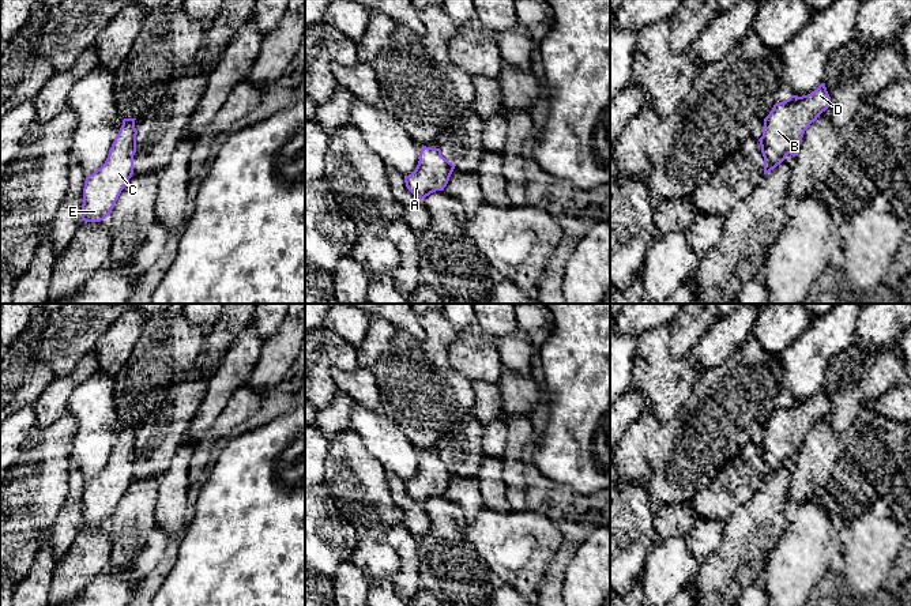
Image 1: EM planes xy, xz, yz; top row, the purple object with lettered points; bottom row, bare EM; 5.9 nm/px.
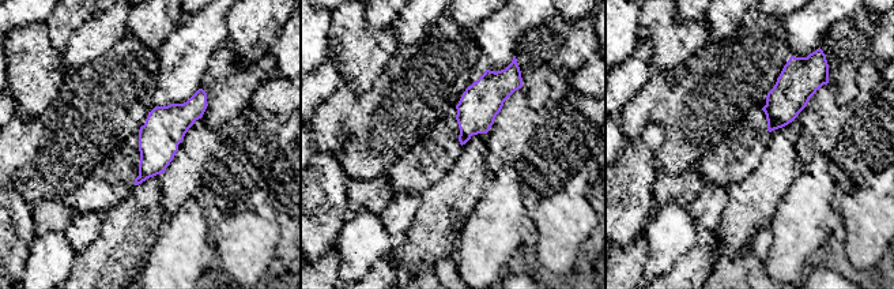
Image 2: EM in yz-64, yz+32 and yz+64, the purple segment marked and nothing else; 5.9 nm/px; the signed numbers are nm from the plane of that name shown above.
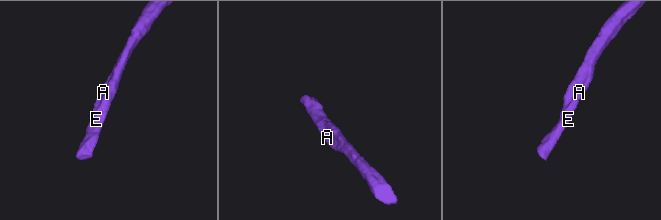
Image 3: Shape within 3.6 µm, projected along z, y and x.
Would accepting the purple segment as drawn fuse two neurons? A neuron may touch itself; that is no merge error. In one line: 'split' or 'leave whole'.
leave whole

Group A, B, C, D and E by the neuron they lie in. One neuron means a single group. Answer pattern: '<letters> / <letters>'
A B C D E

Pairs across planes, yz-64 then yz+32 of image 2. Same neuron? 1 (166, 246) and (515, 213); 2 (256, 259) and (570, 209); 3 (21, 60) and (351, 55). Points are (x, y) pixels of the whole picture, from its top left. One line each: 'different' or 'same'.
1: same
2: same
3: same

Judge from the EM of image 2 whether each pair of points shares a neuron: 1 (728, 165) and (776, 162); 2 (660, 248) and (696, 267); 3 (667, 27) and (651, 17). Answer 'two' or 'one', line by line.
1: two
2: two
3: one

